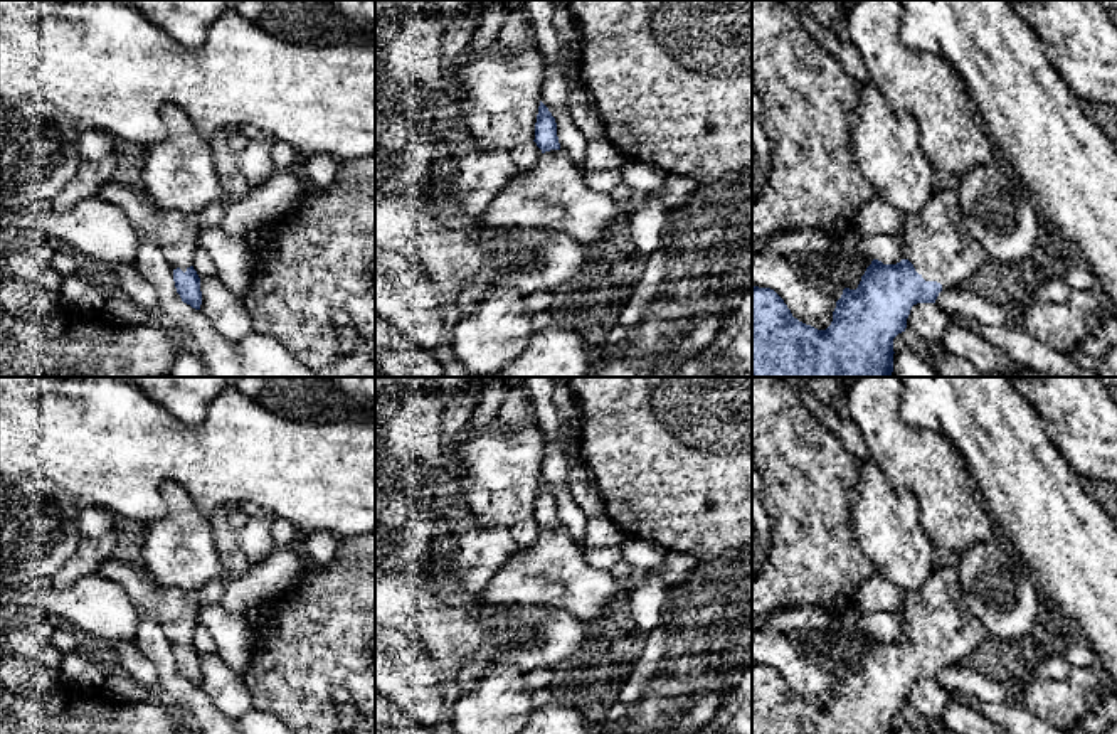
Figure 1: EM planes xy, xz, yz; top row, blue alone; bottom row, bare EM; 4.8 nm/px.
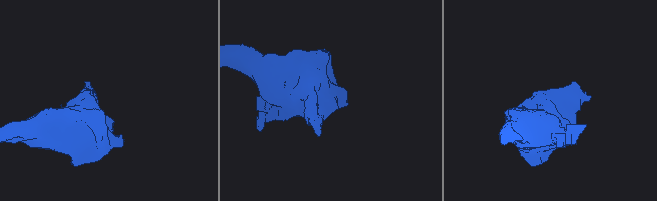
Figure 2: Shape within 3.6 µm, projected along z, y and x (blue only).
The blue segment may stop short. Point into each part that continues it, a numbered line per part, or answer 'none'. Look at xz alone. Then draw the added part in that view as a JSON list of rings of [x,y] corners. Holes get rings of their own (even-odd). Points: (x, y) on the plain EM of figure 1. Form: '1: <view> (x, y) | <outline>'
1: xz (554, 571) | [[[550,527],[532,547],[520,547],[478,596],[484,604],[557,606],[590,623],[619,598],[619,581],[611,571],[592,567],[569,532]]]

